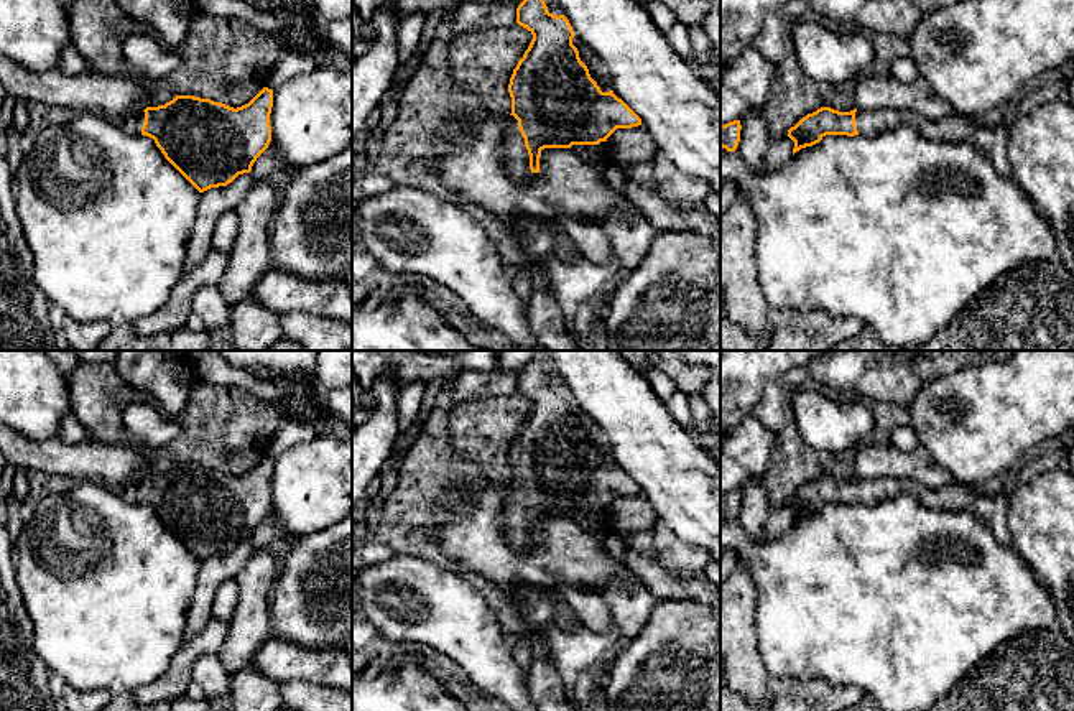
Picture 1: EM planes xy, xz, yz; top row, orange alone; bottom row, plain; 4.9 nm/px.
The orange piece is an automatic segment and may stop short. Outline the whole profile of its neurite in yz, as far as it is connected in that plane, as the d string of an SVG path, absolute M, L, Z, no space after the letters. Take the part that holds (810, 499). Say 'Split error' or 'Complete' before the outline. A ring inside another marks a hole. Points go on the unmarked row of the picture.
Split error. M821 476L803 486L788 499L794 510L793 523L801 517L819 512L826 504L865 504L875 505L900 495L913 495L924 507L959 512L967 510L977 497L969 486L957 482L944 489L928 489L911 479L880 477L880 479L850 479L839 481L831 476Z

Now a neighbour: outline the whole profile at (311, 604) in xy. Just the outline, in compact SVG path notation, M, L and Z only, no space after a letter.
M352 510L324 530L294 538L278 561L270 637L288 639L308 650L345 650L352 639Z

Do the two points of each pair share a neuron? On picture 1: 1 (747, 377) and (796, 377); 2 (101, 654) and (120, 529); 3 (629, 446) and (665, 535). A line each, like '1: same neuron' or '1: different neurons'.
1: different neurons
2: same neuron
3: different neurons

